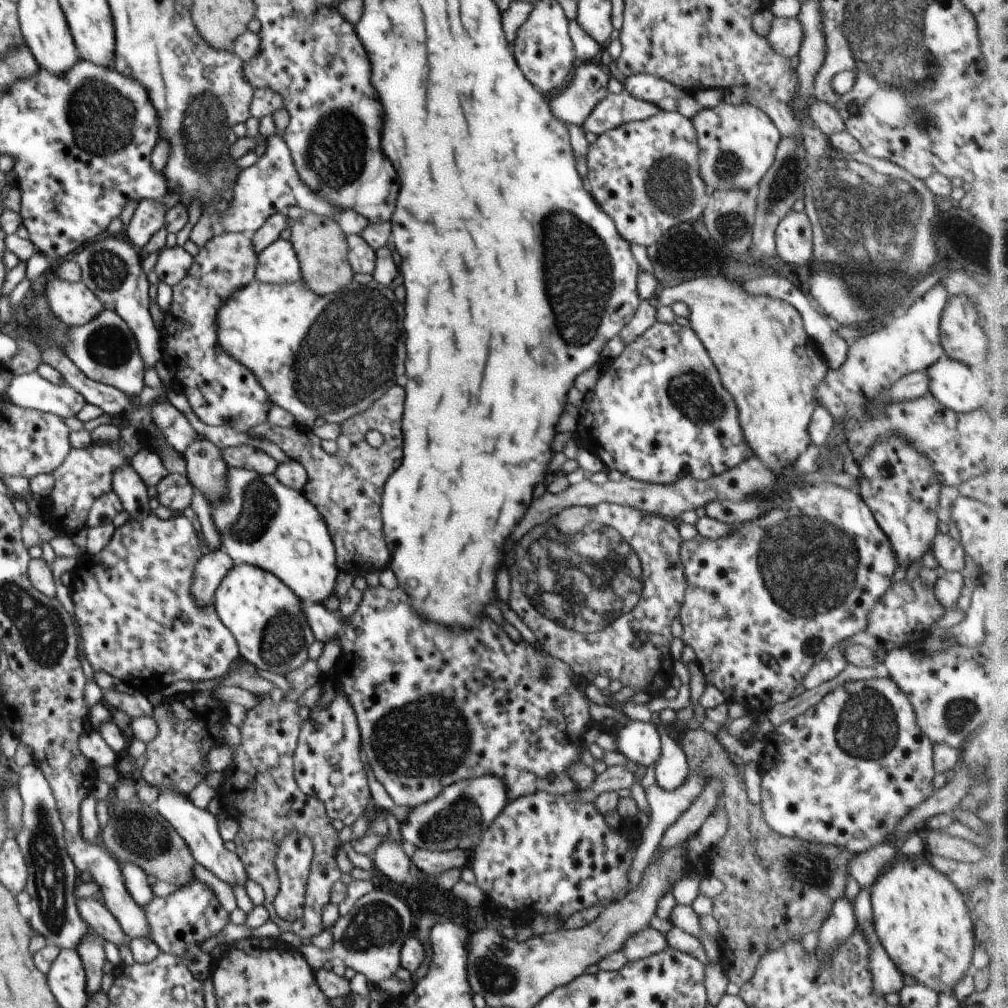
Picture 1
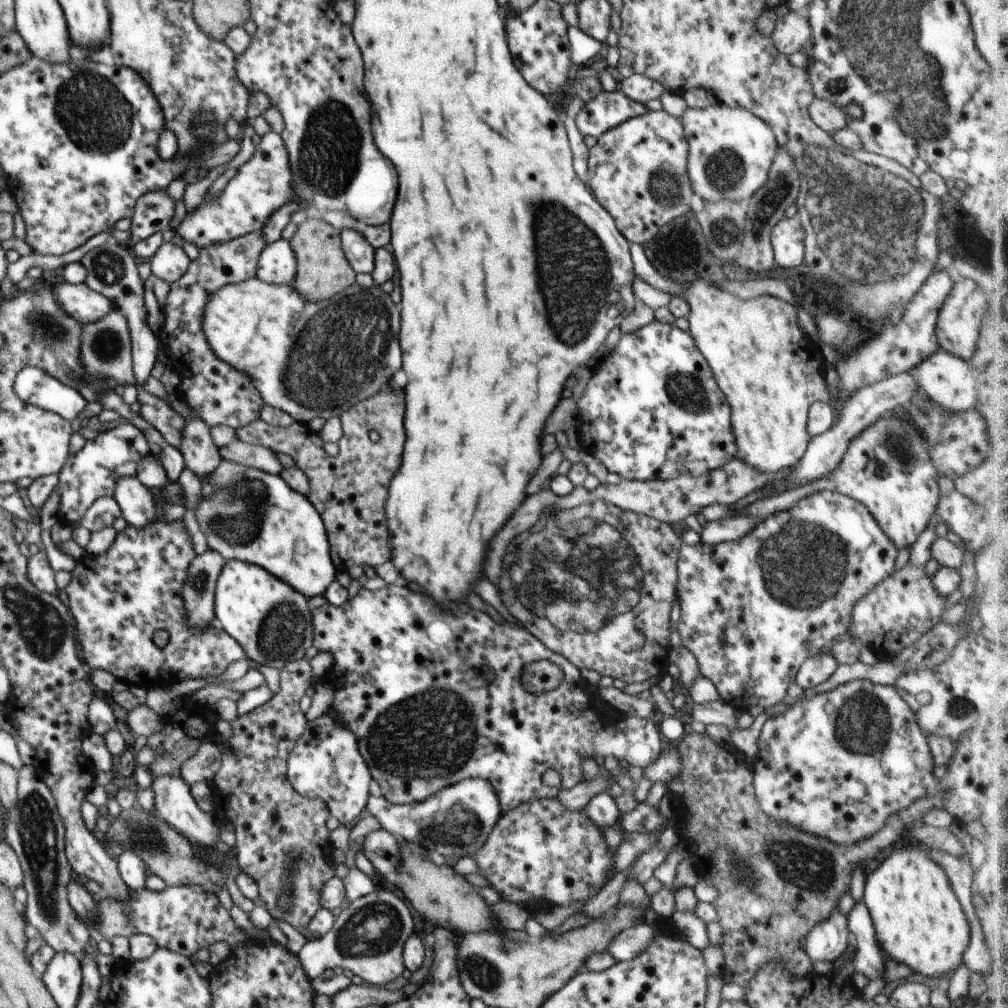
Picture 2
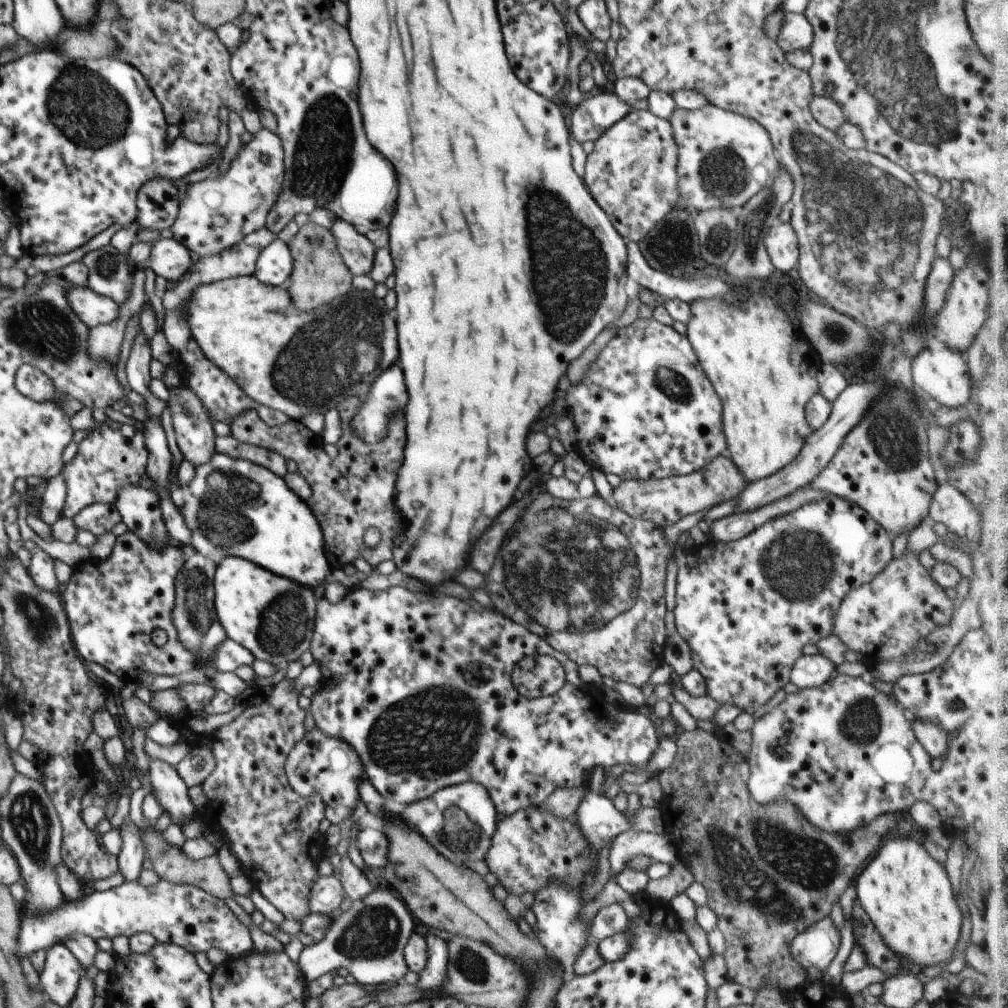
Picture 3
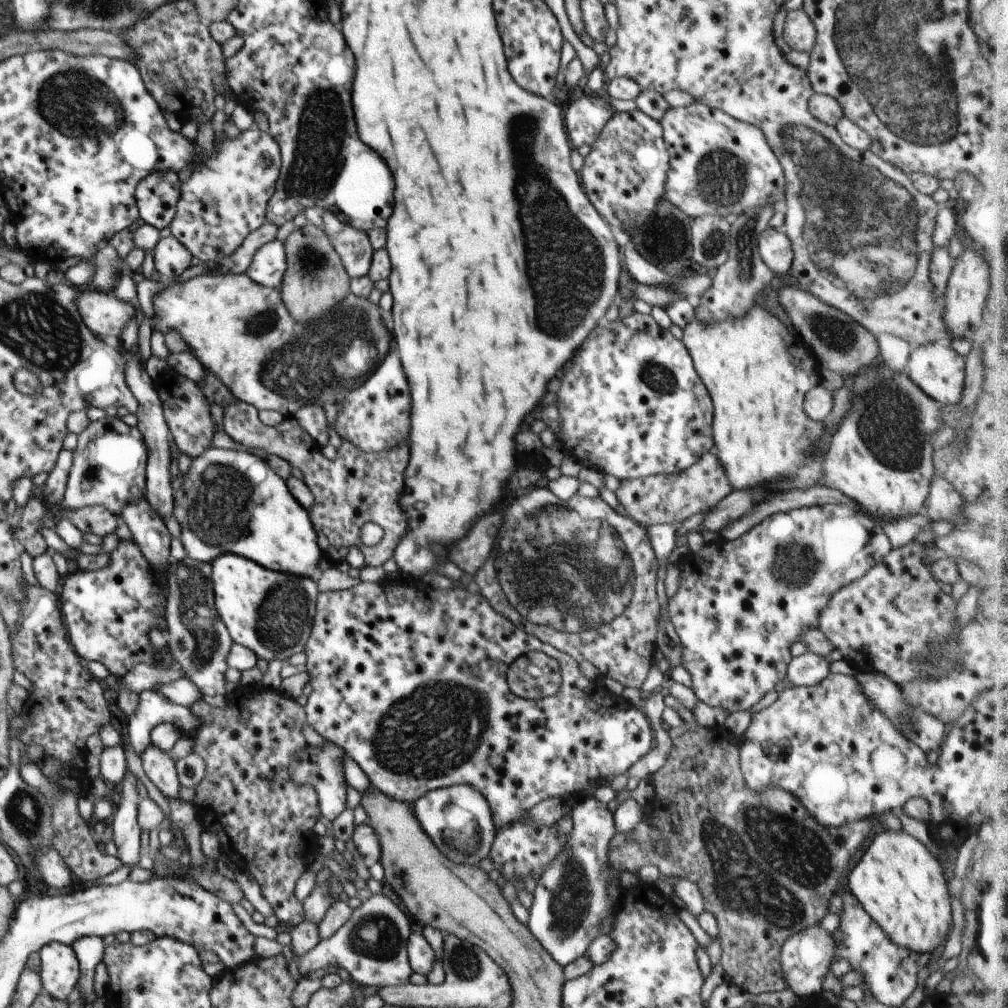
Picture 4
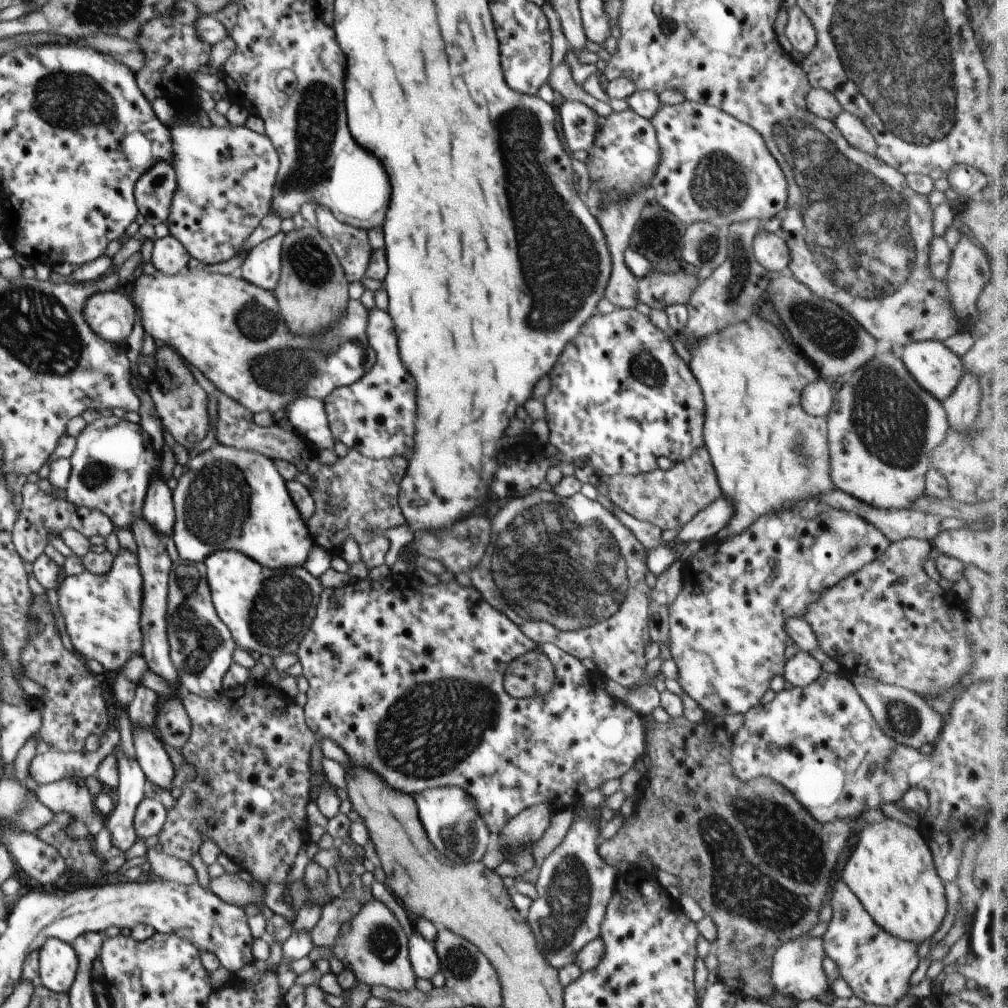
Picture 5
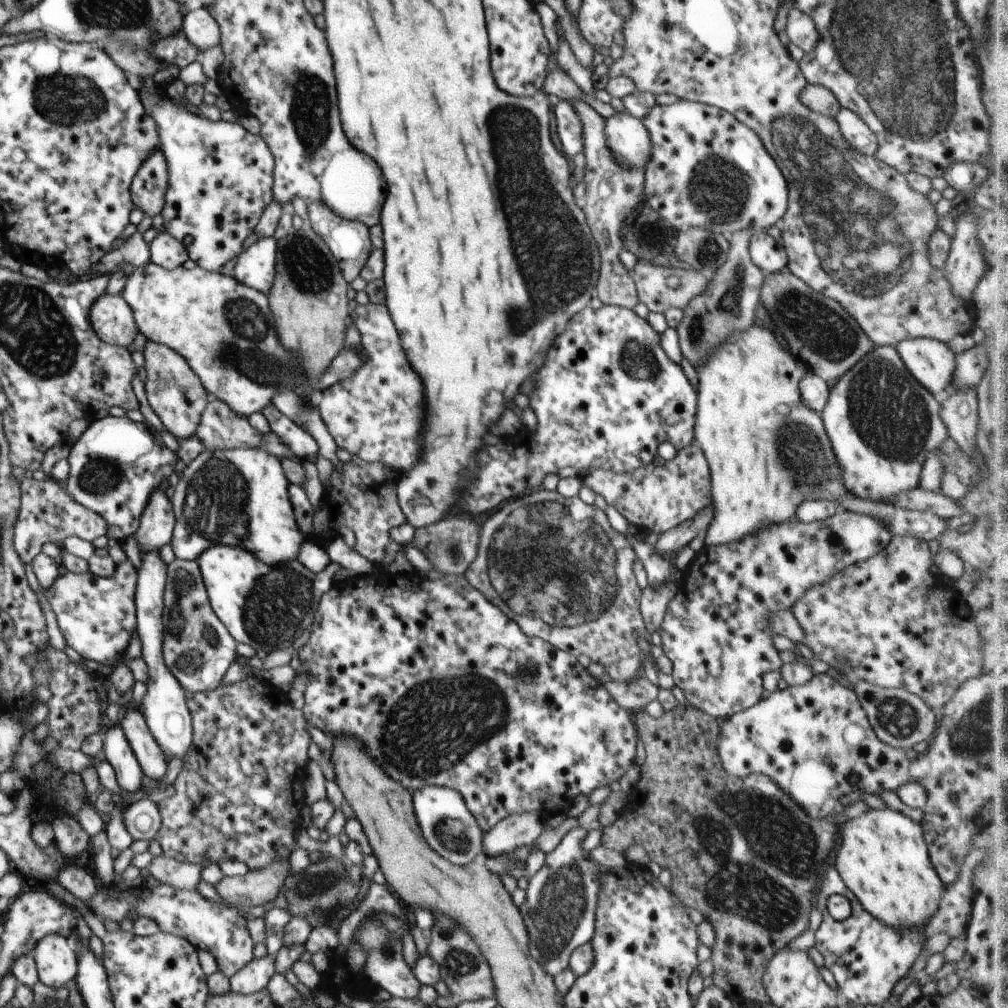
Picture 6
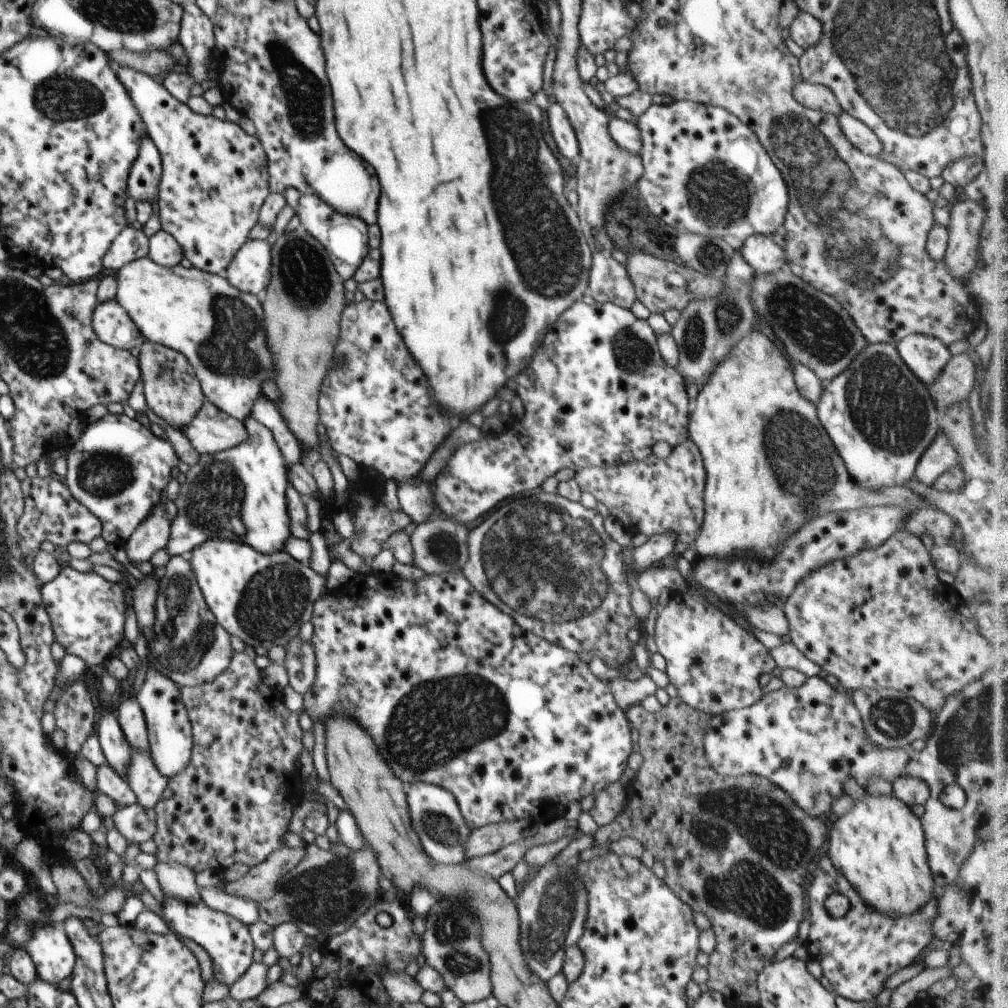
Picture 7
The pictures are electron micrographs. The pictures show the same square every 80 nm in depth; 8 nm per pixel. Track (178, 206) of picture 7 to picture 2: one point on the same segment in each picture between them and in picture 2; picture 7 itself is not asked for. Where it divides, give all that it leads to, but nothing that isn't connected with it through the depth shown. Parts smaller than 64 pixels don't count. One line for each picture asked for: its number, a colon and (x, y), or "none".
2: (256, 190)
3: (216, 213)
4: (225, 198)
5: (225, 177)
6: (220, 179)

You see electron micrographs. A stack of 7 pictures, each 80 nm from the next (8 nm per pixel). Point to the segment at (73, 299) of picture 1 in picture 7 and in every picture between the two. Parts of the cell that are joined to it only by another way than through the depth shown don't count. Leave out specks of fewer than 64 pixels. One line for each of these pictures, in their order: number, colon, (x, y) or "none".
2: (86, 306)
3: (93, 308)
4: (103, 314)
5: (110, 315)
6: (111, 318)
7: (112, 325)

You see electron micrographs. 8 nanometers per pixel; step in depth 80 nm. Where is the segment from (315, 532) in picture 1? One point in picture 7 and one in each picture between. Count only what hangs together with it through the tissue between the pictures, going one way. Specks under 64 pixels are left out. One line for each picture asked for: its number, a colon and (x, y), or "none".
2: (248, 515)
3: (234, 508)
4: (231, 501)
5: (226, 499)
6: (239, 497)
7: (241, 491)

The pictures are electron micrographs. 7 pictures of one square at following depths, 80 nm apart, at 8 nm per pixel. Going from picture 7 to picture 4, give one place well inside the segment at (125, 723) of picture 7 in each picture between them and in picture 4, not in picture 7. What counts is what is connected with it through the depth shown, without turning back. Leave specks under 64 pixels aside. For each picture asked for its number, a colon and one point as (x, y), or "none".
4: (159, 767)
5: (151, 756)
6: (151, 760)

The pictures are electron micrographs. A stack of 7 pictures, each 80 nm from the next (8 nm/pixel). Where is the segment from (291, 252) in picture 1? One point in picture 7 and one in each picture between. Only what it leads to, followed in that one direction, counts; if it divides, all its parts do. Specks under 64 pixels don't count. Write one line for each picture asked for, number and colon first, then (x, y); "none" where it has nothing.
2: (277, 265)
3: (274, 265)
4: (269, 263)
5: (261, 268)
6: (255, 267)
7: (249, 271)

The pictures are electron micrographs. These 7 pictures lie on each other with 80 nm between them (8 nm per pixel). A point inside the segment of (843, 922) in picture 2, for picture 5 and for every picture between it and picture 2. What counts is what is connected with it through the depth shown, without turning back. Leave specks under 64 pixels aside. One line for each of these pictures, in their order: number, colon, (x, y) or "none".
3: (816, 947)
4: (805, 958)
5: (797, 972)

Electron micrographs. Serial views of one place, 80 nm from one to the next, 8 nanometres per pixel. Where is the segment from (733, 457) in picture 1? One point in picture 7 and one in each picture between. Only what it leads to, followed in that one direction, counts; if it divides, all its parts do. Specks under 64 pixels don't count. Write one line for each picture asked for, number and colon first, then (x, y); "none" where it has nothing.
2: (654, 410)
3: (646, 410)
4: (633, 406)
5: (621, 397)
6: (607, 397)
7: (597, 393)

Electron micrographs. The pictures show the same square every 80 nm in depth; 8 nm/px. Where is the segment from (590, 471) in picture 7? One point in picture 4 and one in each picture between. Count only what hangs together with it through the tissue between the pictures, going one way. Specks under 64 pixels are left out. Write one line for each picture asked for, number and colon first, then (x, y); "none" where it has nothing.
4: (673, 498)
5: (670, 498)
6: (655, 499)

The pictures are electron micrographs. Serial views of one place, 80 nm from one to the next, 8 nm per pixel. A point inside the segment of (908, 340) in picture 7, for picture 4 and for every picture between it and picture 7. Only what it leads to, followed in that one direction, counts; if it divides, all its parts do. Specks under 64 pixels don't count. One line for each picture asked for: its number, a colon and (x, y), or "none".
4: (938, 371)
5: (936, 369)
6: (931, 362)

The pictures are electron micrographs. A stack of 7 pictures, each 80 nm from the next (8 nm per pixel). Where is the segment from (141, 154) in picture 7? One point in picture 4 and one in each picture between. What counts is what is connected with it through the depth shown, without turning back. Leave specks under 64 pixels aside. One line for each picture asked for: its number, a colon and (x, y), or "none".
4: (156, 196)
5: (153, 191)
6: (147, 190)

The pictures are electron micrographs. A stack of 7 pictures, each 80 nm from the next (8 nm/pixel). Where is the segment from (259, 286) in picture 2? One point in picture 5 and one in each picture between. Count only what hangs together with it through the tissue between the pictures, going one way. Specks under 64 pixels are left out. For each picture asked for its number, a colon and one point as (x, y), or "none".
3: (299, 362)
4: (240, 331)
5: (232, 331)

